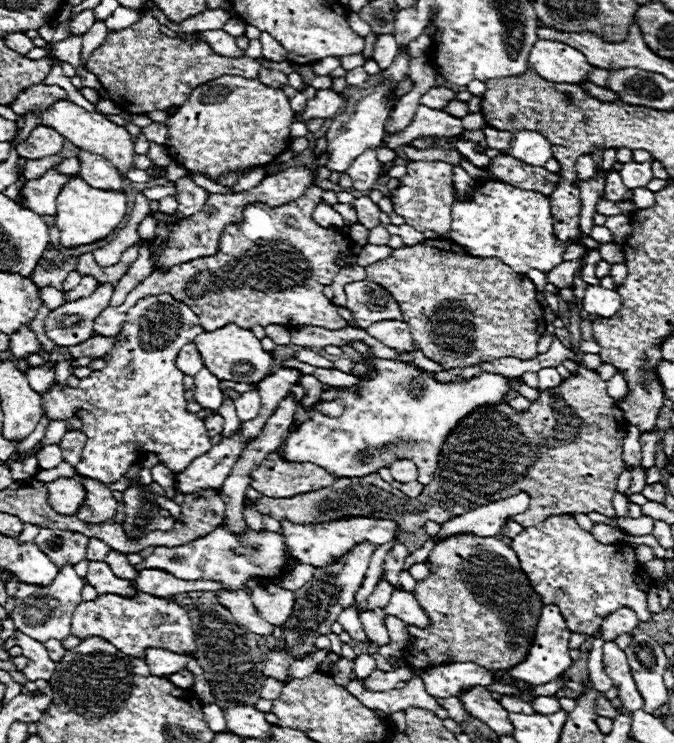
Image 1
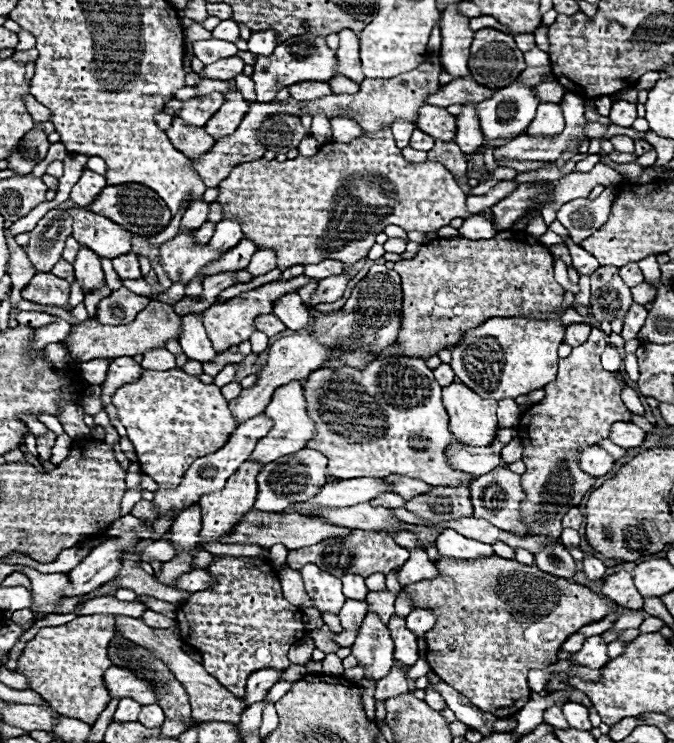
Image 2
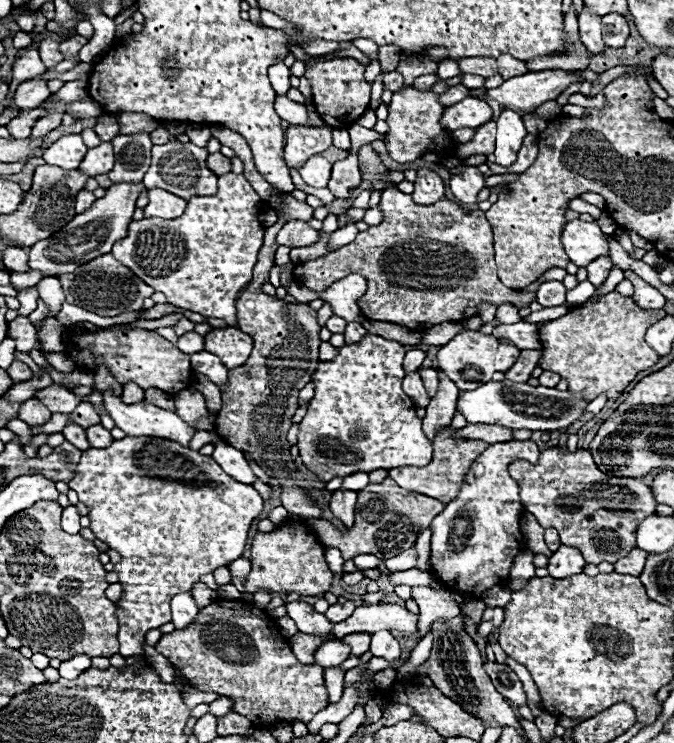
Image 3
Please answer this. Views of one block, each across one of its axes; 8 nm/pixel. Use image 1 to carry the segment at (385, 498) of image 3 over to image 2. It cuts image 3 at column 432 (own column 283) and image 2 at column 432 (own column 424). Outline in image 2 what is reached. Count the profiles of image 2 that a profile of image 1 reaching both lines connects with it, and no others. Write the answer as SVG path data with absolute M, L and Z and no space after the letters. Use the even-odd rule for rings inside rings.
M472 480L458 486L432 486L426 494L408 500L404 508L434 524L472 516L472 502L468 502L470 484Z

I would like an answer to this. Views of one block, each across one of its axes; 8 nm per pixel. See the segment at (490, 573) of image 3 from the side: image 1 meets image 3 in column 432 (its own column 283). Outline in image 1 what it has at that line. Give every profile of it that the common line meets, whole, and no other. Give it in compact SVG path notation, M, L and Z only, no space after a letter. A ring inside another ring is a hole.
M364 516L340 518L340 520L312 524L312 526L300 526L282 520L280 526L282 526L282 534L270 530L256 532L252 528L248 528L244 534L232 534L228 528L218 526L210 534L186 542L182 546L158 546L144 562L136 564L134 568L166 570L168 574L180 580L214 580L228 586L230 592L238 592L238 590L246 590L248 578L266 582L270 578L282 576L290 560L296 560L298 564L310 564L314 568L326 568L328 564L342 558L354 546L362 542L380 546L384 542L390 542L390 538L394 538L396 532L396 522L382 520L382 518L364 518Z

